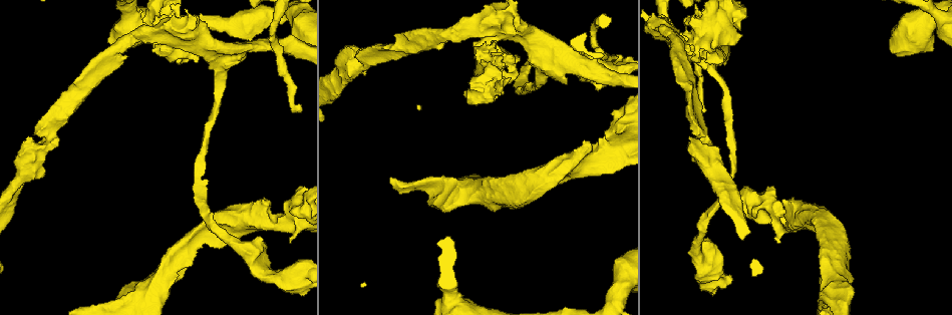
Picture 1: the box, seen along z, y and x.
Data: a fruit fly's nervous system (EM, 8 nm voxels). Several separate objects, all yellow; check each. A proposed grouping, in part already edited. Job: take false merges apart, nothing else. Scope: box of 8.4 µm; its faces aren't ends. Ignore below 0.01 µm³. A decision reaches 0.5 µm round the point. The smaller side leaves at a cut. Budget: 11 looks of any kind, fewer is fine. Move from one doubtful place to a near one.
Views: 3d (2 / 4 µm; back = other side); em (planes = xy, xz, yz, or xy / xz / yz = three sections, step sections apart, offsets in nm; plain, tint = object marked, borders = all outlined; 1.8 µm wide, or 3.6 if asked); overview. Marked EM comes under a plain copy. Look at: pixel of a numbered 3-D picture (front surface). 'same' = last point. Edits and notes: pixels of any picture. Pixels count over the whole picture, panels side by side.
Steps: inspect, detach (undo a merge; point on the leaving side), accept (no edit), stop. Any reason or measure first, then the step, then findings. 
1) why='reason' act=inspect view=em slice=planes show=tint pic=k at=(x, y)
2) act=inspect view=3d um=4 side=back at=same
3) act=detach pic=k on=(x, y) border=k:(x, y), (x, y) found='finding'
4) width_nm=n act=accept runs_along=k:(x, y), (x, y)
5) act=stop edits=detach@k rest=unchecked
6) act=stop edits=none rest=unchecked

why='side arm on a straight run' act=inspect view=em slice=yz step=4 show=tint pic=1 at=(112, 57)

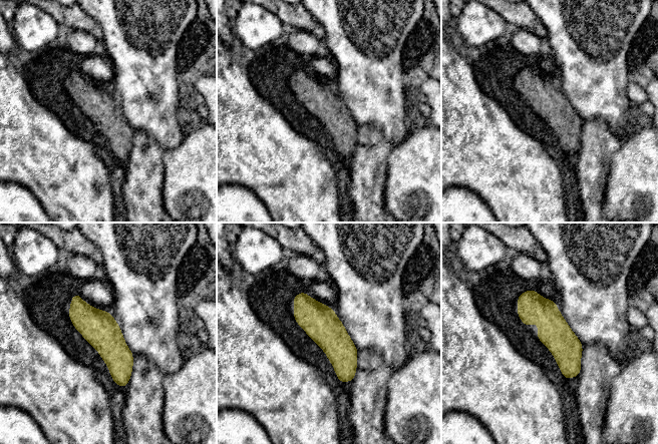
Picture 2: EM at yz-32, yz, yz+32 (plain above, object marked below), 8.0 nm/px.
act=inspect view=em slice=xy step=8 show=tint at=same

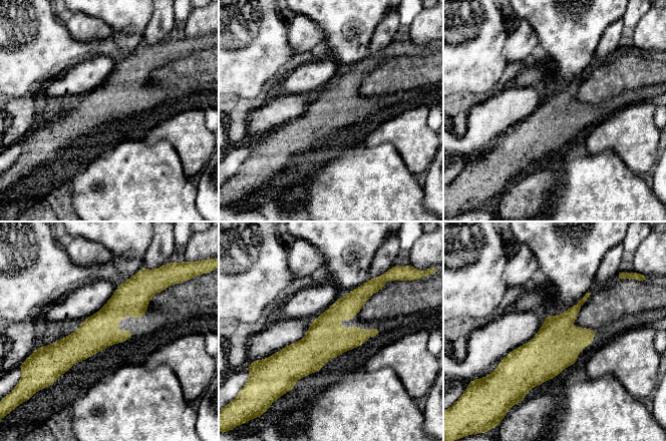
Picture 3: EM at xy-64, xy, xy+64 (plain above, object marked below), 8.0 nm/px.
width_nm=280 act=accept runs_along=3:(371, 290), (280, 365) found='one neuron here'

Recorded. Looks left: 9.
why='abrupt turn' act=inspect view=em slice=planes show=tint pic=1 at=(589, 67)

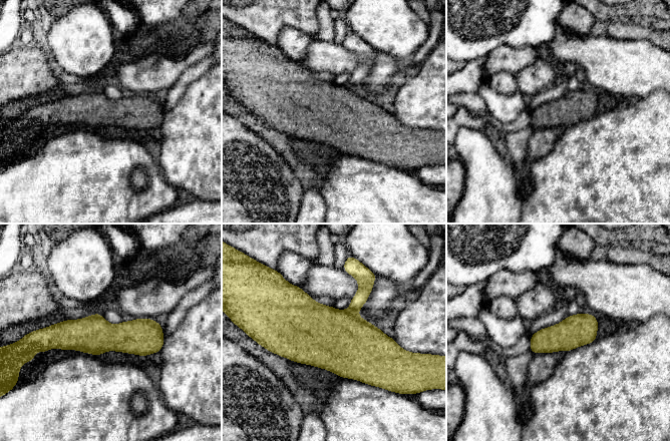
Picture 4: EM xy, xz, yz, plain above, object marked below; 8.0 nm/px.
act=detach pic=4 on=(365, 284) border=4:(349, 309), (355, 313) found='two neurons meet here'

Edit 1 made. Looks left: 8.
why='three arms meet' act=inspect view=em slice=yz step=4 show=tint pic=1 at=(246, 252)

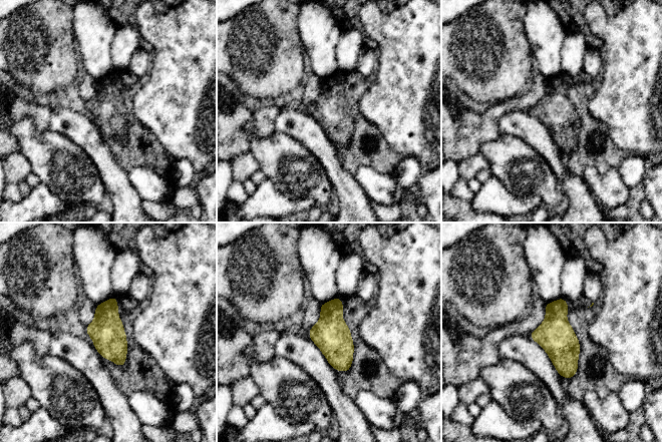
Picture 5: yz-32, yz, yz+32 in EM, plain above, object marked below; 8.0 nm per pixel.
why='another direction' act=inspect view=em slice=xy step=16 show=borders at=same

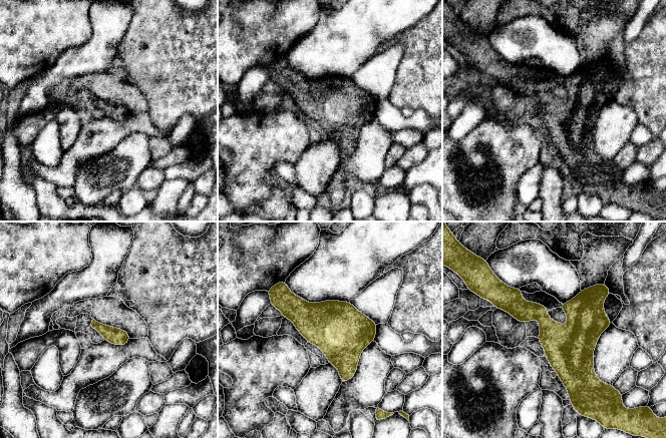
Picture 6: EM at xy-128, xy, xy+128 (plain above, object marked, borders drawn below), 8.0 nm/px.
width_nm=140 act=accept found='all the same neuron'

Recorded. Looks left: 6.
why='thick turns thin' act=inspect view=3d um=2 pic=1 at=(370, 62)

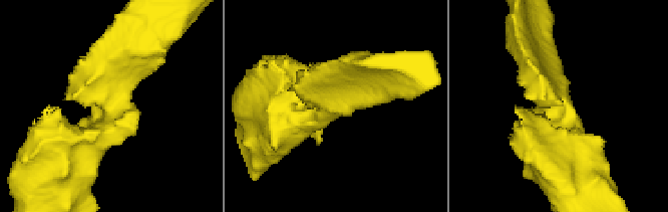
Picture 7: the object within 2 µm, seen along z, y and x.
arm_widths_nm=240,440 why='need the tissue' act=inspect view=em um=3.6 slice=planes show=tint pic=7 at=(98, 134)

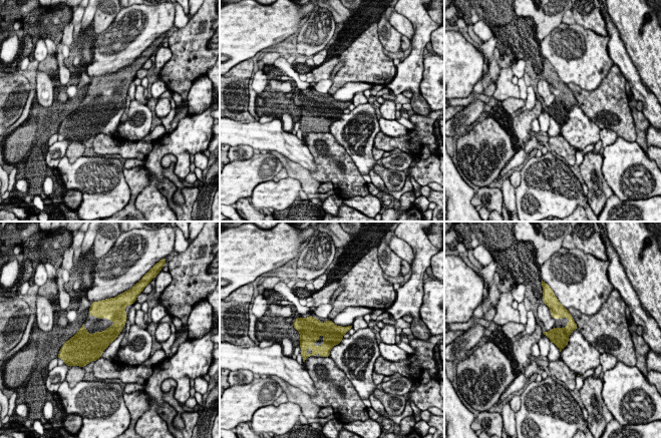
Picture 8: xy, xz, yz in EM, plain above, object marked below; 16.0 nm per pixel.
act=accept found='all the same neuron'

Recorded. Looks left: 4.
act=stop edits=detach@4 rest=unchecked

